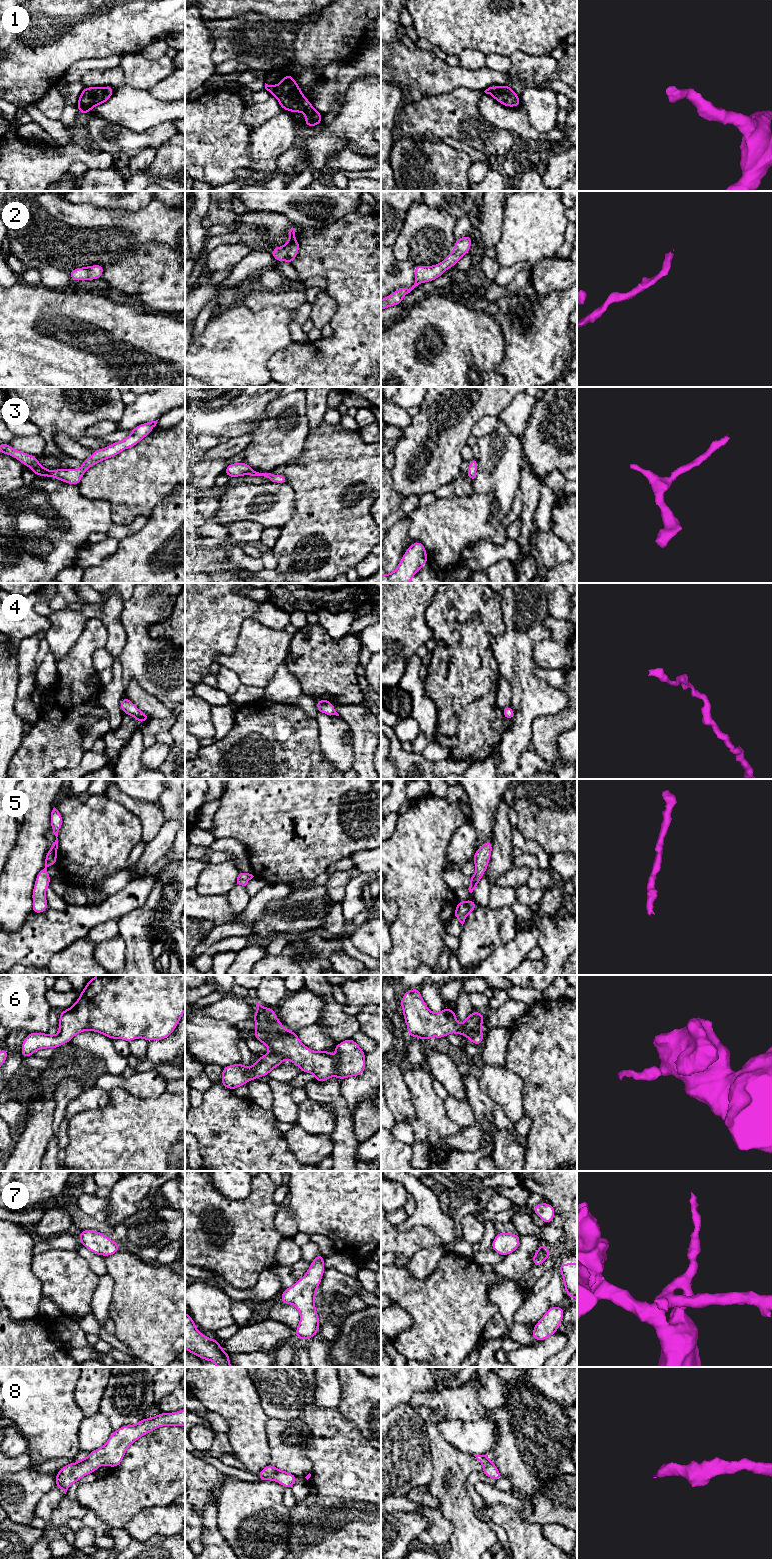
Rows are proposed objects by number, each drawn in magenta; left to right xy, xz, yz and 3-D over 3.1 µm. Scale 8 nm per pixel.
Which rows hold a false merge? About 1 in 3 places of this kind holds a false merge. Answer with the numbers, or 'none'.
none

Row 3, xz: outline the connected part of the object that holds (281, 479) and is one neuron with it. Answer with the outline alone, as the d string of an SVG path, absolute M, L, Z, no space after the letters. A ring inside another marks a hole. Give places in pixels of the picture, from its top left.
M242 461L233 464L228 464L223 473L229 476L230 478L245 476L245 475L264 476L277 484L288 484L288 480L283 474L274 475L271 473L259 473L254 471L250 465Z

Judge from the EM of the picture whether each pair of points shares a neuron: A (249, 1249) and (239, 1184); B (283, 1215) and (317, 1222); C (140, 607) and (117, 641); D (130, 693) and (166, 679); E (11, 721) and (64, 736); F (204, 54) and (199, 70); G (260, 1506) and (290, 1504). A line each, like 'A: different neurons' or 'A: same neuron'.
A: different neurons
B: different neurons
C: different neurons
D: different neurons
E: different neurons
F: same neuron
G: different neurons

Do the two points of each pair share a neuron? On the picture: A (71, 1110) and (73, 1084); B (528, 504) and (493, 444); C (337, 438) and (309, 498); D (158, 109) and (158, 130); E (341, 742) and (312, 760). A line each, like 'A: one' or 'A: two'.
A: two
B: two
C: one
D: two
E: two

